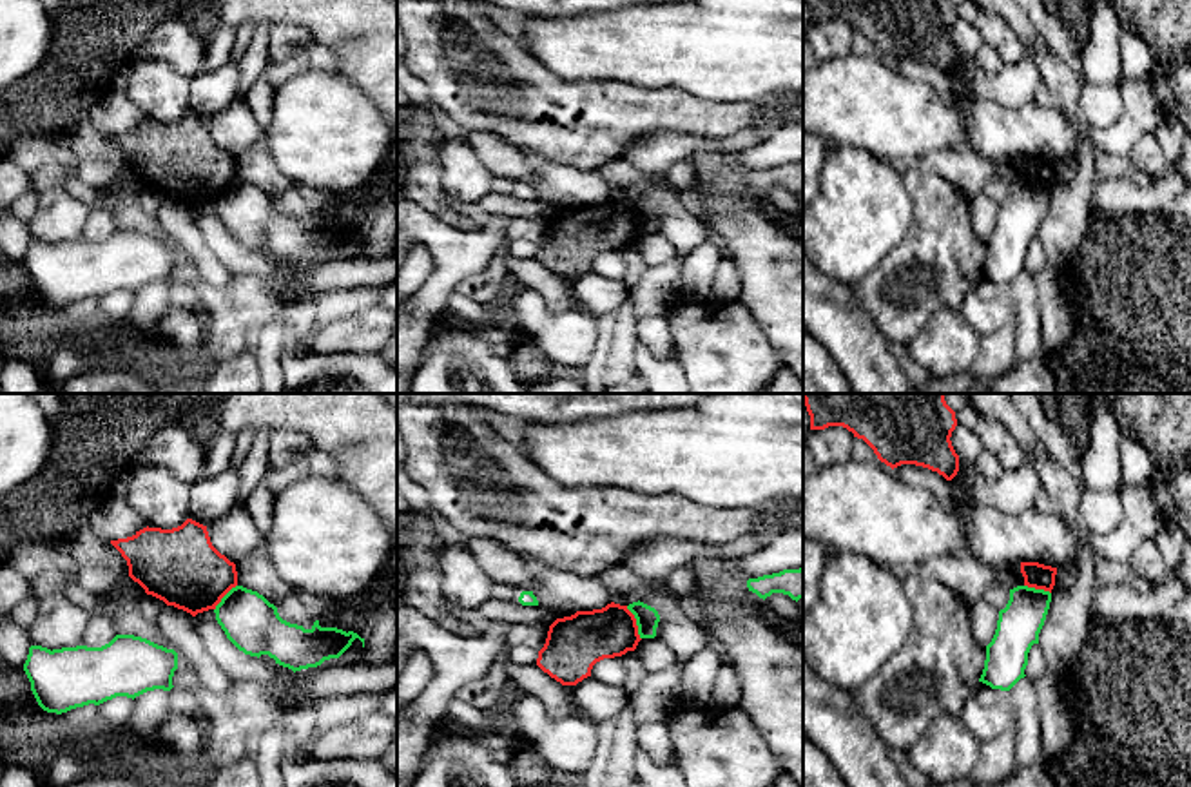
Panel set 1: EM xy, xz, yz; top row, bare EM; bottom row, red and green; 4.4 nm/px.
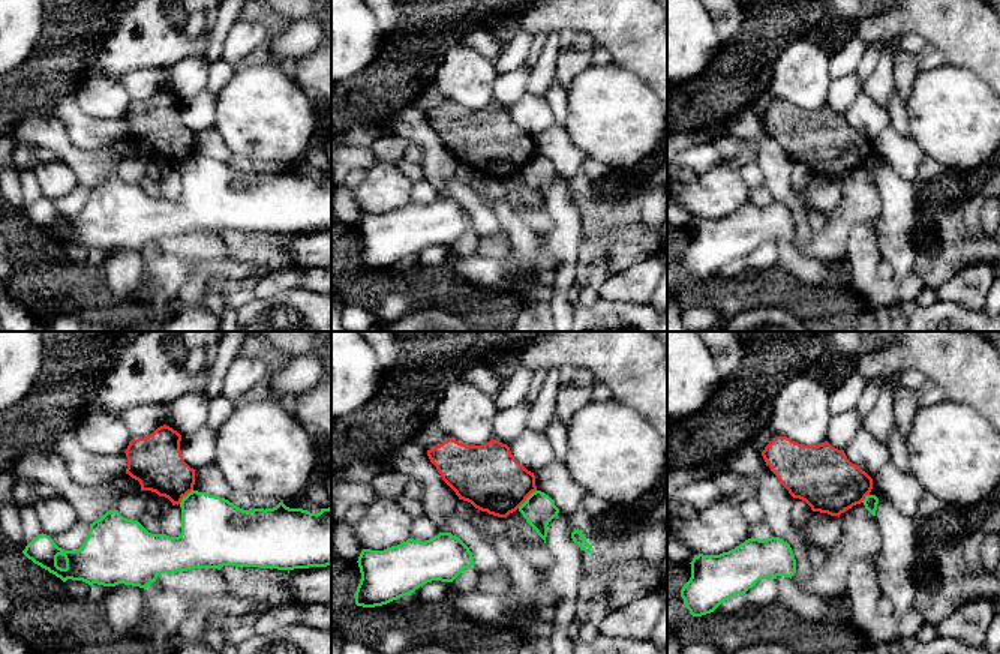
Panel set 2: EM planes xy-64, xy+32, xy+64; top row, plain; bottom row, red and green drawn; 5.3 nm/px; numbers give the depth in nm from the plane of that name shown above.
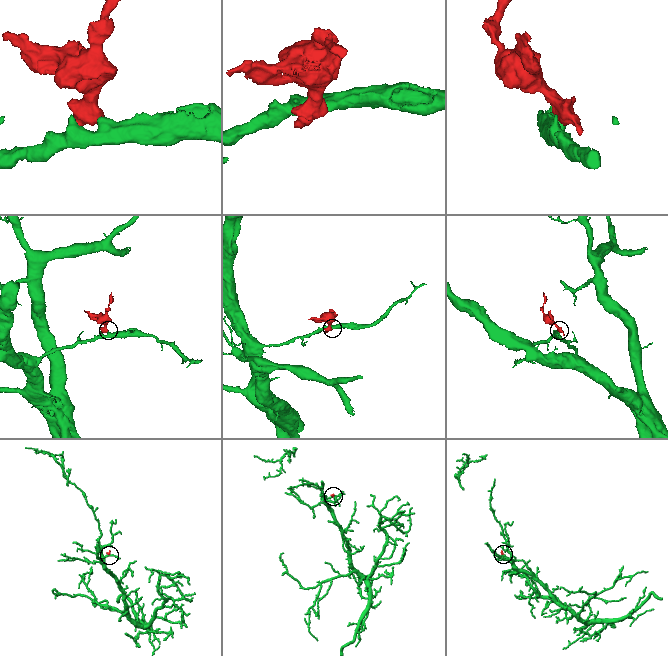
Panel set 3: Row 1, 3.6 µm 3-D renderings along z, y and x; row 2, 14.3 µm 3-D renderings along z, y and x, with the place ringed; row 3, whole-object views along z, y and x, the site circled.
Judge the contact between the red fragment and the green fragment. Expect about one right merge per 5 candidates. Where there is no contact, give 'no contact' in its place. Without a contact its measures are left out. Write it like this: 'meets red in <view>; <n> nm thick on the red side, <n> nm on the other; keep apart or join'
meets red in xz; 240 nm thick on the red side, 100 nm on the other; keep apart

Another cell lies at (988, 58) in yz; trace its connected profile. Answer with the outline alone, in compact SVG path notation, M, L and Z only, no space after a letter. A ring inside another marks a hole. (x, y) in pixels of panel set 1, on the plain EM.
M983 44L973 58L986 73L999 73L1004 65L1001 54L988 44Z

